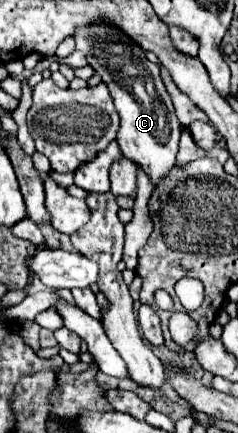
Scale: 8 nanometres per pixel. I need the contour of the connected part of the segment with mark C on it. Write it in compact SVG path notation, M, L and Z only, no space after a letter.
M98 19L78 27L74 41L76 49L88 55L88 63L100 75L102 83L108 85L108 91L114 99L114 107L120 115L116 141L122 155L140 165L156 187L158 181L164 179L166 171L174 167L180 139L180 123L174 115L174 105L162 83L158 65L148 61L144 49L110 21Z

